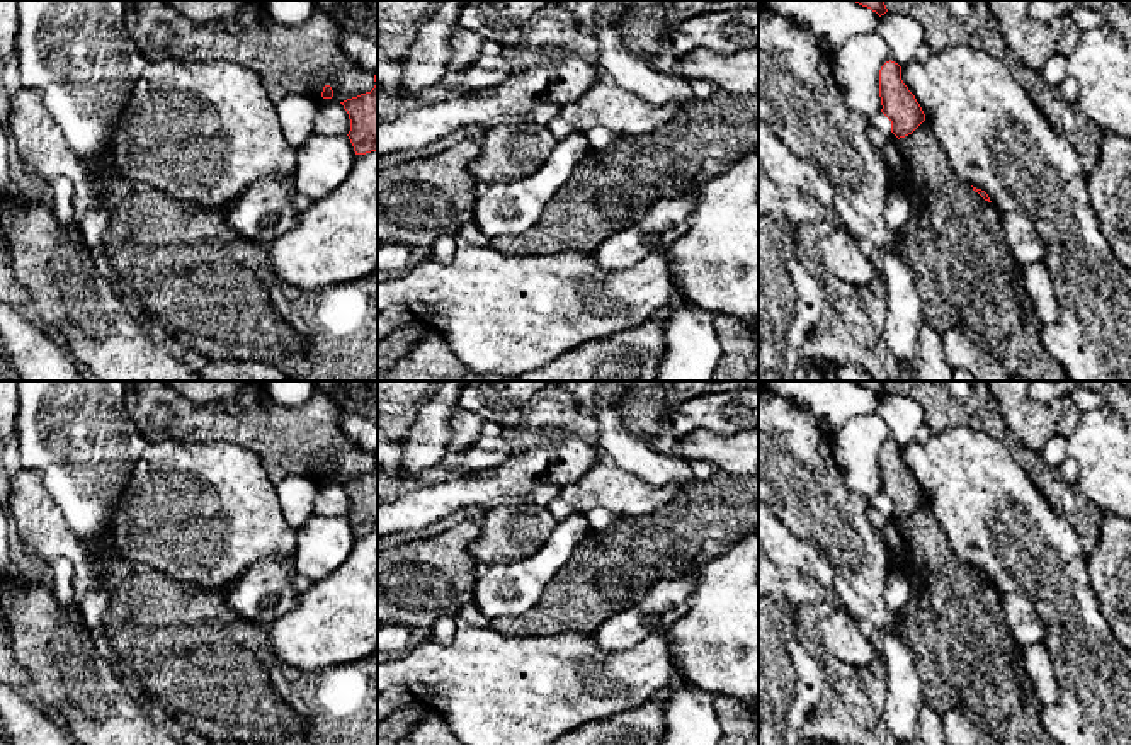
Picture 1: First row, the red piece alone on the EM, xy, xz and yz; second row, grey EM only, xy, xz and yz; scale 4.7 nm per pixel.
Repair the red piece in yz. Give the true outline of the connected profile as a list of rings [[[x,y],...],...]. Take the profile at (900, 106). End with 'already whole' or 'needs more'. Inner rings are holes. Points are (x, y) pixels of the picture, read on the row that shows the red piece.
[[[891,60],[879,70],[879,97],[881,112],[891,121],[891,133],[898,139],[925,121],[920,104],[901,80],[901,66]]] | already whole

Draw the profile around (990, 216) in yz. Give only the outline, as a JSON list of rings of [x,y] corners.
[[[927,121],[896,145],[910,170],[903,187],[910,201],[910,216],[901,230],[900,245],[920,291],[924,316],[939,332],[961,327],[1009,374],[1031,381],[1065,381],[1061,366],[1041,340],[1044,325],[1024,291],[1024,265],[1009,248],[997,206],[954,173]]]

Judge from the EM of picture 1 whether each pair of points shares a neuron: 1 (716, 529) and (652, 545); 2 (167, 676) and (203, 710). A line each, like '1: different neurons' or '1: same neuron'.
1: same neuron
2: same neuron

